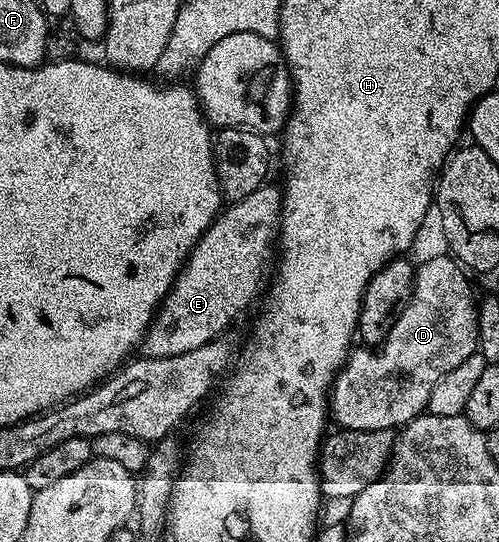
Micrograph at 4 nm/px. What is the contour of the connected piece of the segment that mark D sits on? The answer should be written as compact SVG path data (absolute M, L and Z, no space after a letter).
M449 254L434 255L427 263L418 263L414 272L414 288L410 290L410 298L406 300L401 313L398 315L397 321L392 325L392 329L388 333L388 337L383 341L381 347L373 351L365 345L358 345L351 350L346 356L346 363L338 371L338 376L334 379L334 386L330 388L328 396L328 411L338 422L339 428L347 431L371 431L372 429L384 429L385 431L394 431L401 429L426 411L428 405L428 397L432 393L432 389L440 381L440 377L444 377L444 373L452 373L452 369L456 369L456 365L461 365L463 361L468 361L468 357L476 354L478 349L478 303L476 295L474 299L474 291L470 288L470 283L466 280L467 272Z

